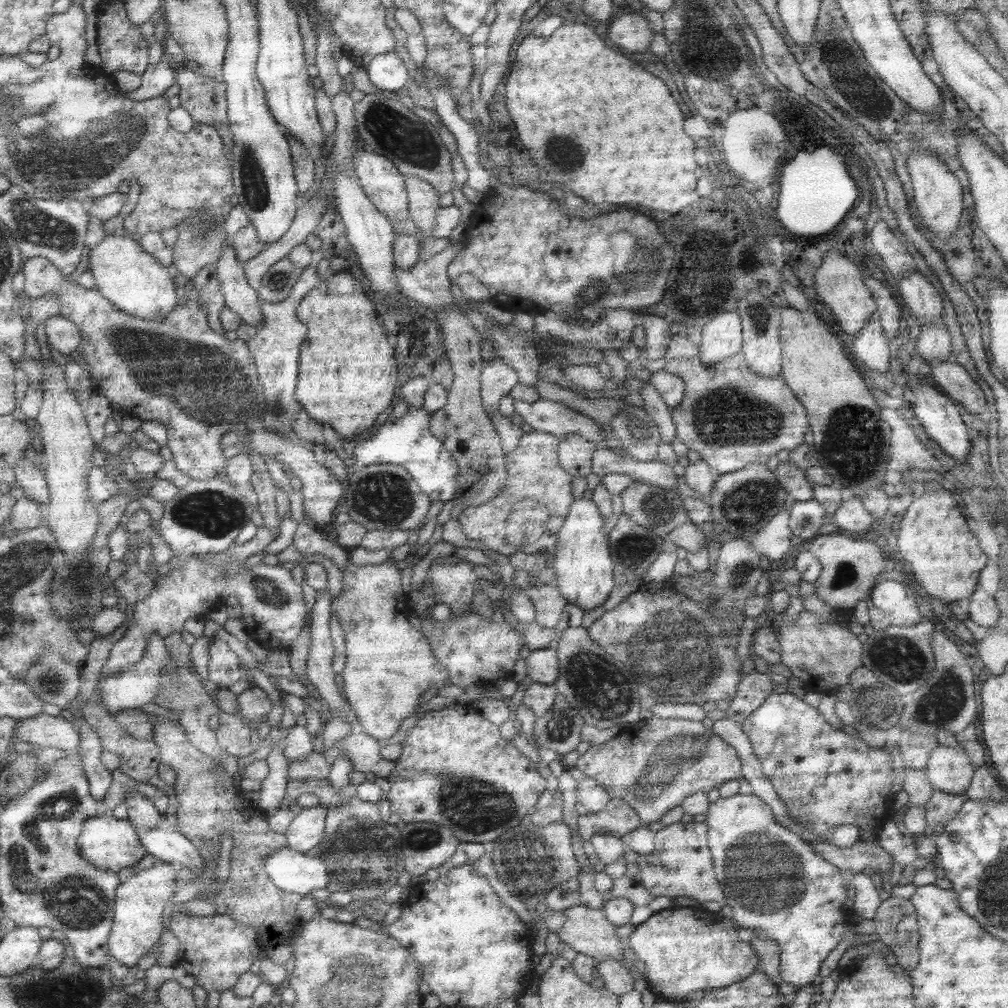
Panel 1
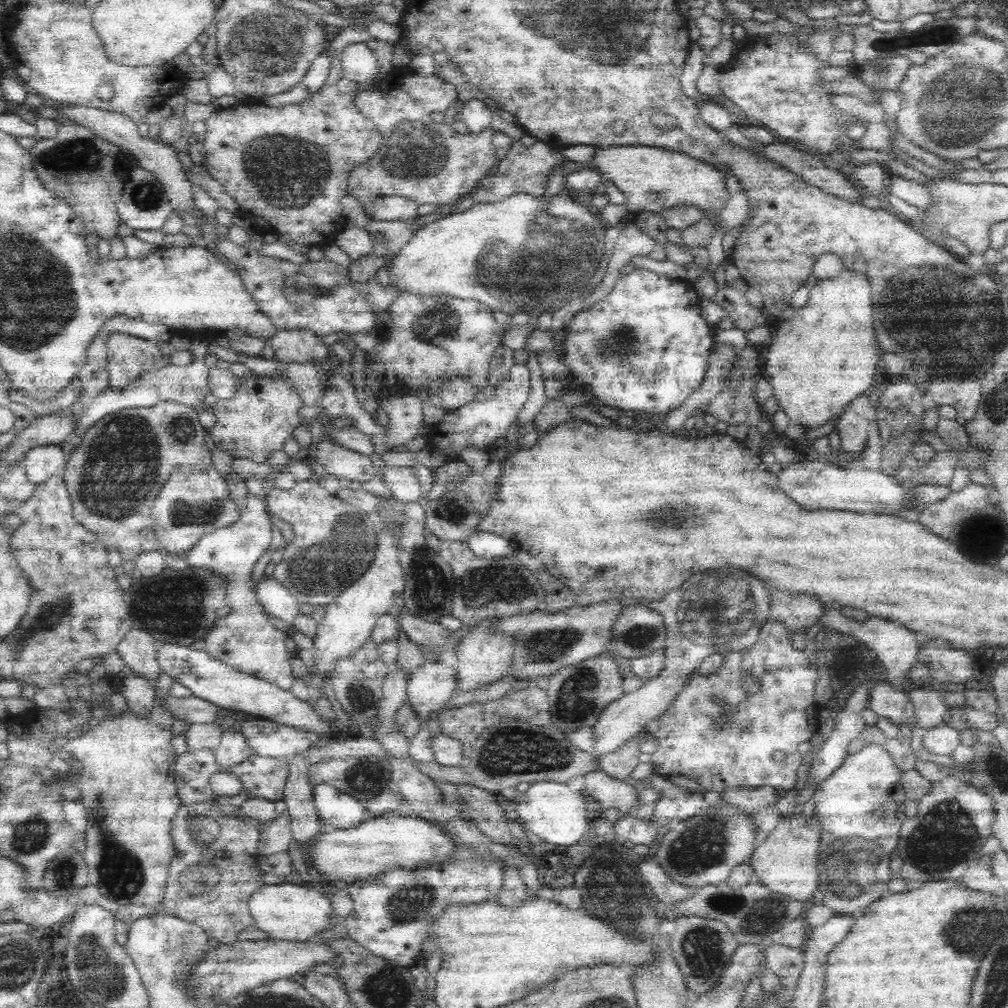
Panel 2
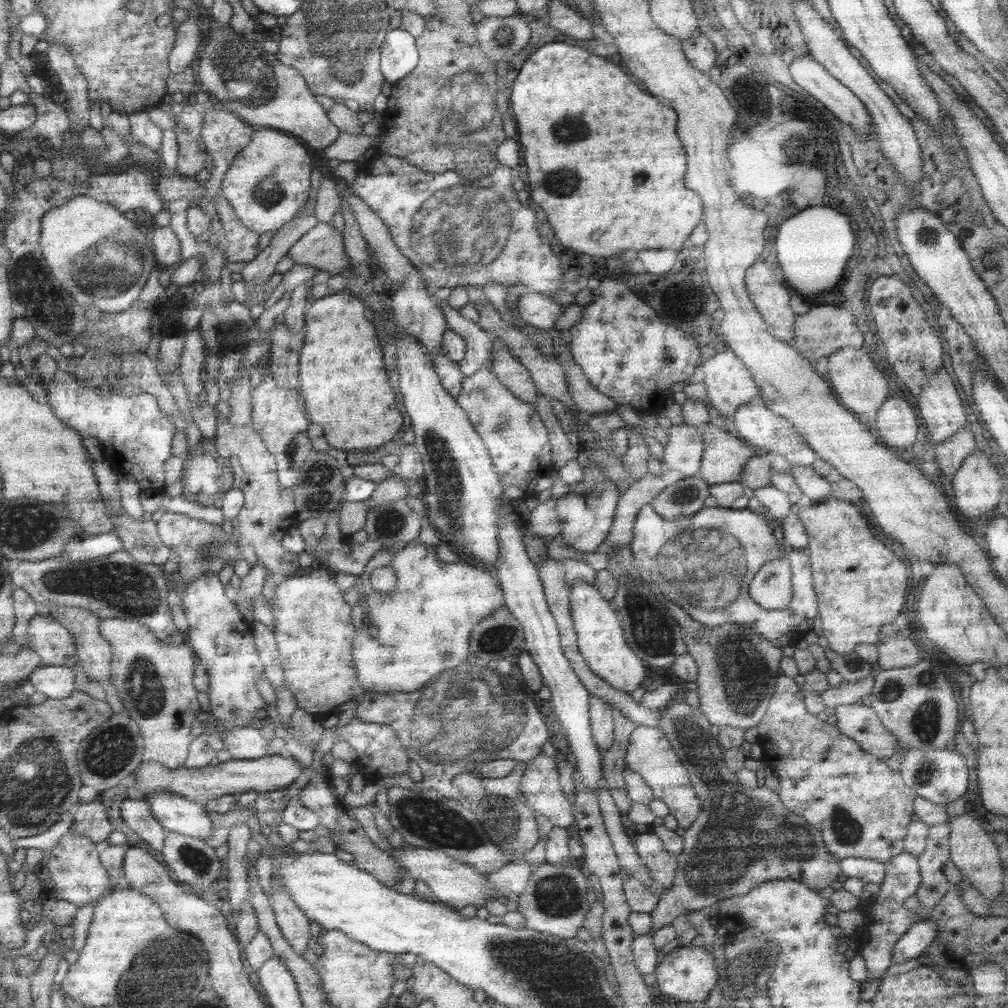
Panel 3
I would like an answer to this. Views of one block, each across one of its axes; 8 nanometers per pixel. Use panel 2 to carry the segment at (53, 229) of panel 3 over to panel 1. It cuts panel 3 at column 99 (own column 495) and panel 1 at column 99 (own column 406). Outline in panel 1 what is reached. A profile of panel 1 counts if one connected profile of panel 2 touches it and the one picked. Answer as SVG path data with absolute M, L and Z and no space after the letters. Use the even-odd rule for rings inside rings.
M105 236L91 252L89 252L89 274L93 276L93 284L97 294L107 300L119 312L141 320L159 320L167 316L175 304L177 294L173 280L169 278L167 268L159 266L155 258L145 254L139 248L137 238L121 238L121 236Z

